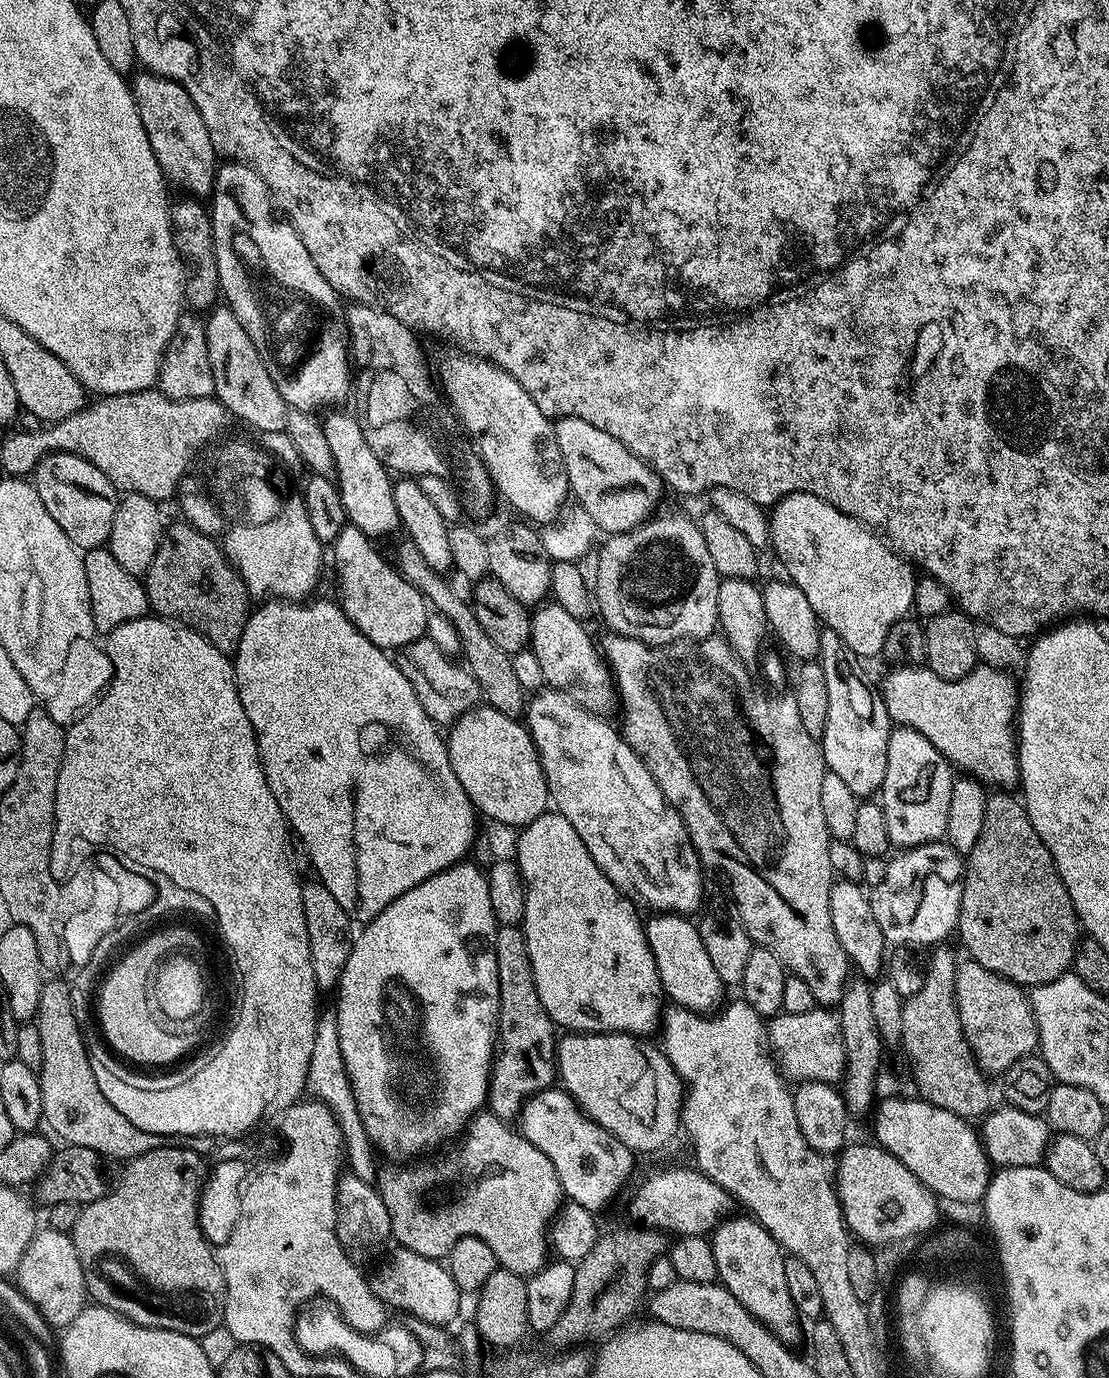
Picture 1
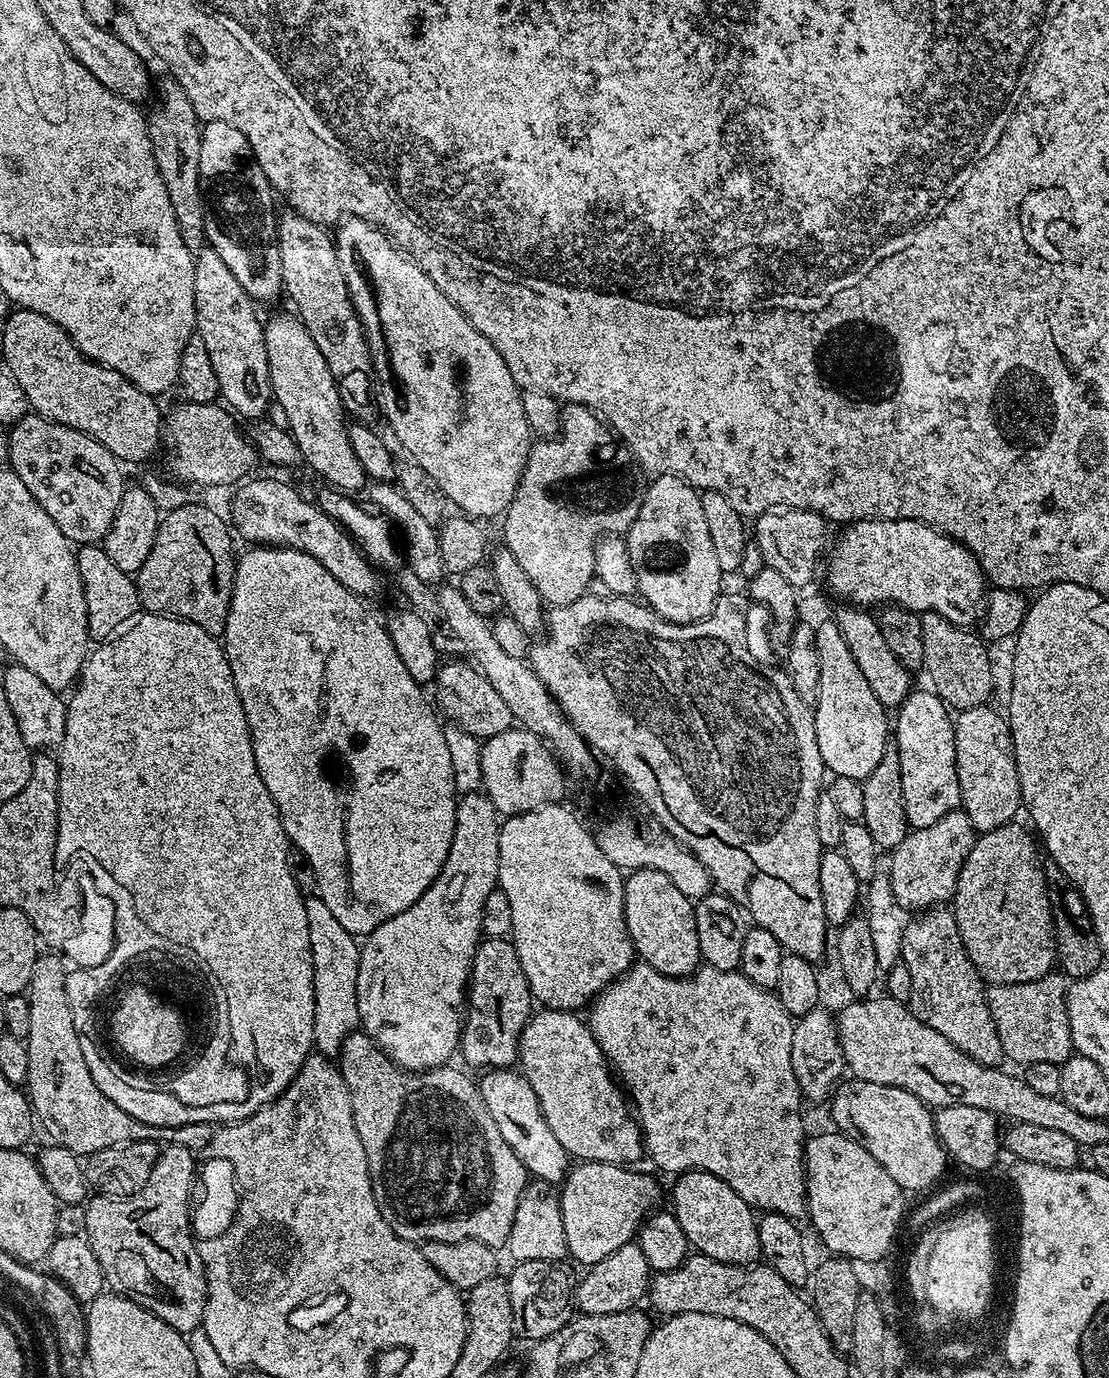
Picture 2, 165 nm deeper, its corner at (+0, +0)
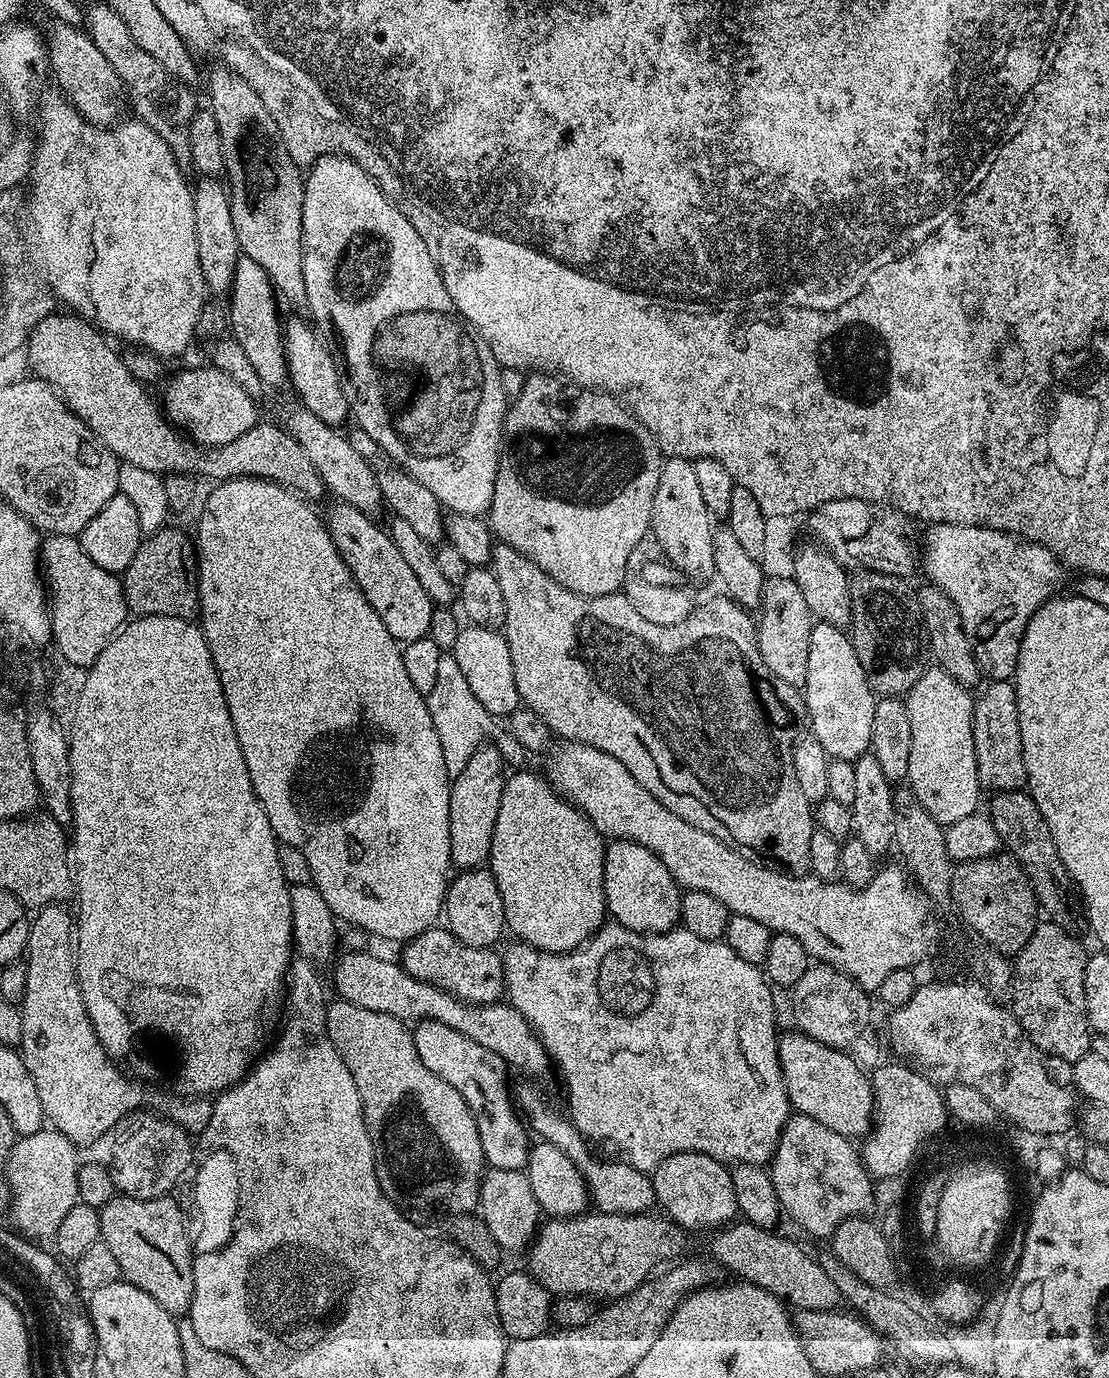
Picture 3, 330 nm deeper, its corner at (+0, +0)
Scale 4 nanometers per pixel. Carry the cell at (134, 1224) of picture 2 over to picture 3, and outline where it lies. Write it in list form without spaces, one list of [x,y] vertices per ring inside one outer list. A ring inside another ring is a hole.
[[[116,1194],[100,1208],[100,1238],[103,1244],[110,1246],[114,1258],[118,1258],[121,1277],[127,1283],[138,1286],[138,1290],[146,1290],[146,1294],[150,1294],[150,1298],[154,1298],[154,1302],[158,1302],[158,1306],[162,1306],[162,1310],[169,1312],[173,1318],[180,1318],[192,1304],[194,1251],[185,1228],[185,1213],[180,1213],[179,1206],[172,1199],[171,1195],[166,1195],[153,1200],[135,1200]]]

